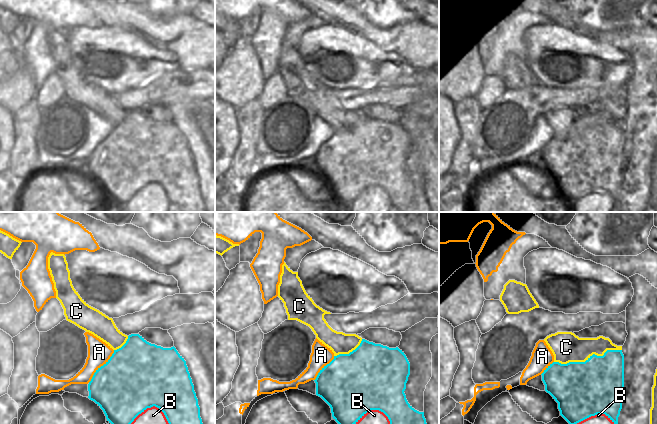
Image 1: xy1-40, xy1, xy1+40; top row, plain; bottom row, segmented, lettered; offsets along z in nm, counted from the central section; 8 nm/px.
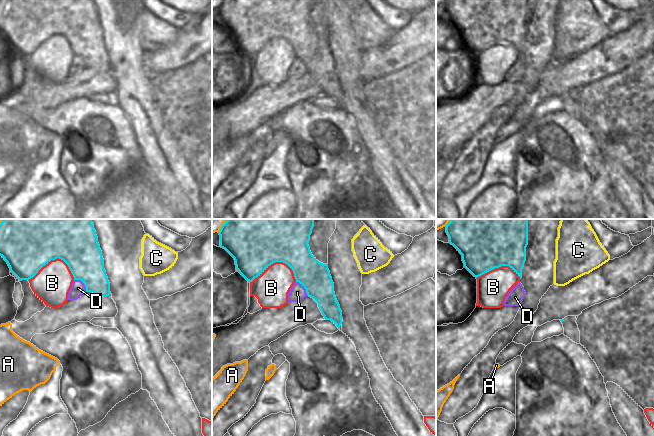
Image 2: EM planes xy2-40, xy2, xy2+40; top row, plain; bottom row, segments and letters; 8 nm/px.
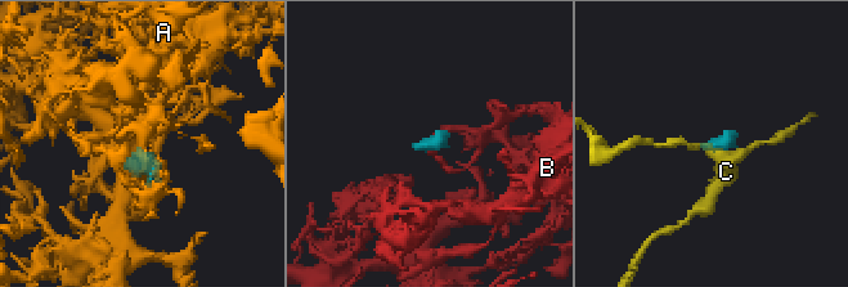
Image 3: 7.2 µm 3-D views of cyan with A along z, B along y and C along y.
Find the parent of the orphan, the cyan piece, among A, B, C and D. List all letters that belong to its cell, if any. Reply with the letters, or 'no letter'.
no letter

